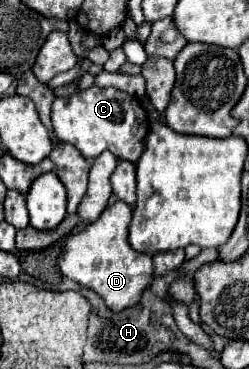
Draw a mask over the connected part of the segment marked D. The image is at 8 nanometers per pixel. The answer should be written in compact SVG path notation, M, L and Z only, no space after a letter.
M117 200L107 206L103 214L89 224L79 234L73 234L65 242L65 254L59 262L63 276L75 280L77 284L95 290L111 310L123 310L139 302L141 292L149 286L153 278L151 256L135 252L127 242L127 224L131 222L131 206Z

